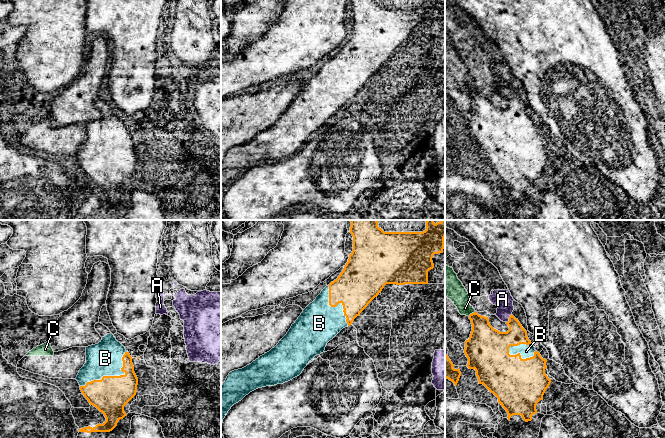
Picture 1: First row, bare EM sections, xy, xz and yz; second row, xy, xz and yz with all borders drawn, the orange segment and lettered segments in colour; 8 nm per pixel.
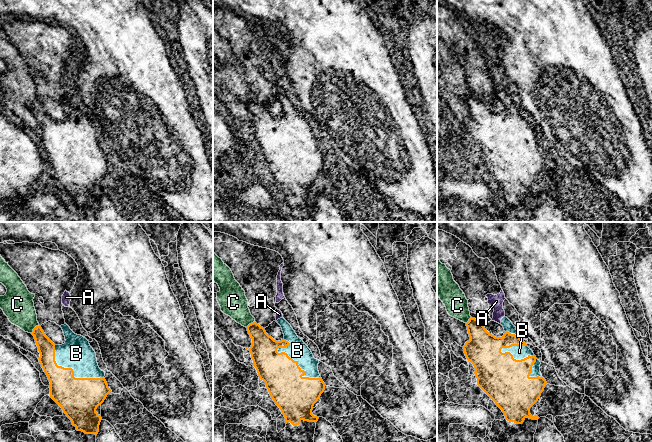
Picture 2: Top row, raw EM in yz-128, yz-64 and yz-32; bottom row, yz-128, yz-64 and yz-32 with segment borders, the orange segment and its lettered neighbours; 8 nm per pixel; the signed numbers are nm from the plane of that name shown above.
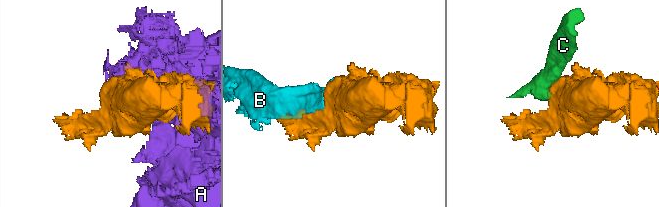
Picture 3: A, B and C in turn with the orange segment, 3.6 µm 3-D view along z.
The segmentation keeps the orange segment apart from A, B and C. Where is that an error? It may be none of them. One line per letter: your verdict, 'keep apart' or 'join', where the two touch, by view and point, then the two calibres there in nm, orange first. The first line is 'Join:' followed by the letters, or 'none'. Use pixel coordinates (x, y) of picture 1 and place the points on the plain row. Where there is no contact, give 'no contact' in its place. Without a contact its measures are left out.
Join: B
A: keep apart | yz (509, 94) | 240/150 nm
B: join | xy (113, 152) | 300/280 nm
C: keep apart | yz (472, 89) | 260/170 nm

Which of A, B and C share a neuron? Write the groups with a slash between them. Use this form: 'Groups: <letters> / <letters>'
Groups: A / B / C

